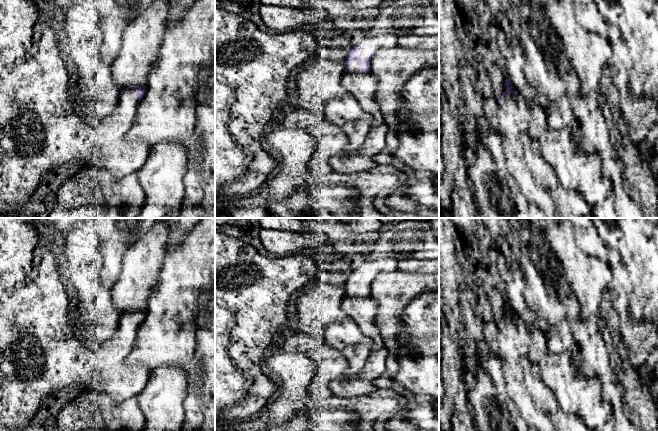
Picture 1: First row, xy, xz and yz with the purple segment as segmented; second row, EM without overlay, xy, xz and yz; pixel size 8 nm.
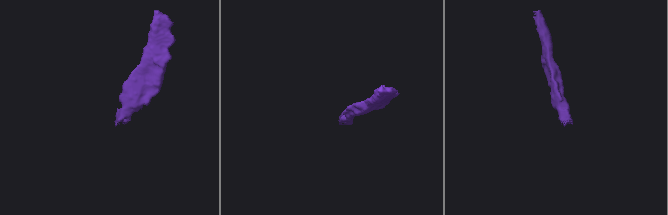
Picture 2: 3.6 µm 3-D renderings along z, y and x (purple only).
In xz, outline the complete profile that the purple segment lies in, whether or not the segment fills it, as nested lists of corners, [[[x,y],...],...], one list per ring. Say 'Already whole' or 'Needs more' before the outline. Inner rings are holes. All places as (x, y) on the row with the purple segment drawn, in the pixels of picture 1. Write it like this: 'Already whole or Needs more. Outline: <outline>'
Needs more. Outline: [[[383,34],[366,36],[358,45],[351,47],[344,62],[345,72],[367,73],[370,71],[370,61],[380,48],[397,46],[398,36]]]

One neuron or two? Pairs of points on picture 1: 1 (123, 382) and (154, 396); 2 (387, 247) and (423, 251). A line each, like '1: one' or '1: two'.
1: two
2: one

